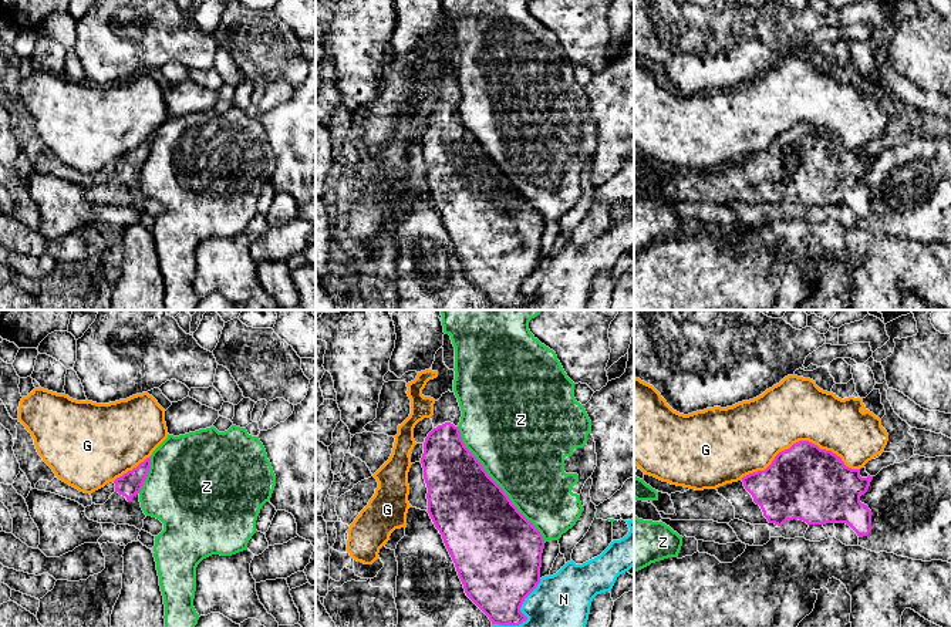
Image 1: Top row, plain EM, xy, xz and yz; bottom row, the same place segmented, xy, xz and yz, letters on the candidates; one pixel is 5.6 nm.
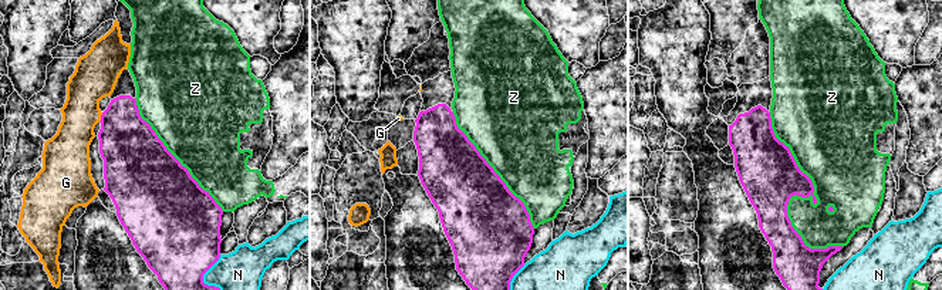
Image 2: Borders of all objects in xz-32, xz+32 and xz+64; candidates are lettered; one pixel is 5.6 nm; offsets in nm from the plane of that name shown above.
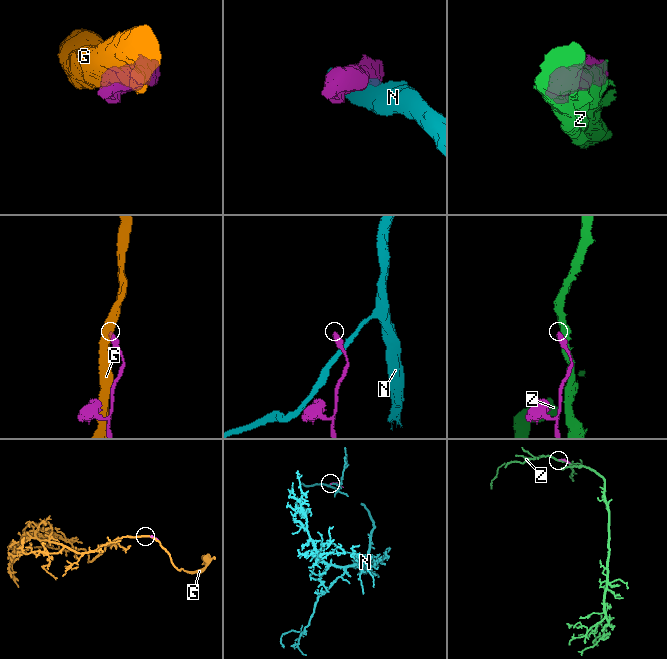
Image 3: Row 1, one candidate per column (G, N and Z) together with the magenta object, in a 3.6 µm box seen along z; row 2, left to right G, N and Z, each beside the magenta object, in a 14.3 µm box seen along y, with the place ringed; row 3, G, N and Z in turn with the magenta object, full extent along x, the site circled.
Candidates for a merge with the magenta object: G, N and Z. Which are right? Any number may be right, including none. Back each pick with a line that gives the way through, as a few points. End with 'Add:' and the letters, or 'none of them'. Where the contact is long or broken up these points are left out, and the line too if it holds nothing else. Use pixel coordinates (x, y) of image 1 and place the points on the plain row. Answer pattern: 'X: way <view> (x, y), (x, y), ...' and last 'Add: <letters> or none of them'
Add: none of them

